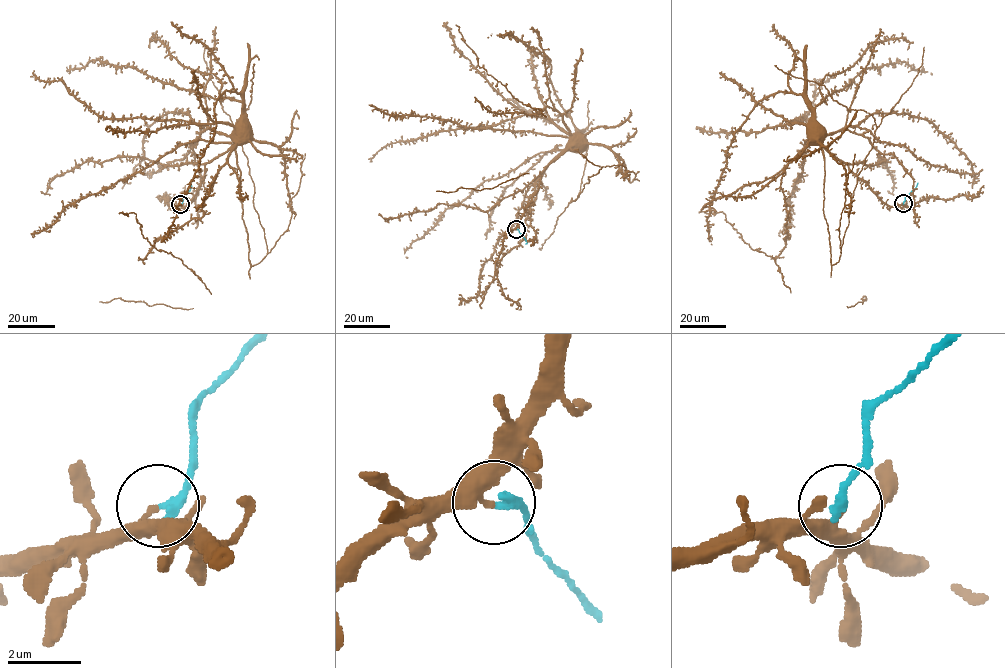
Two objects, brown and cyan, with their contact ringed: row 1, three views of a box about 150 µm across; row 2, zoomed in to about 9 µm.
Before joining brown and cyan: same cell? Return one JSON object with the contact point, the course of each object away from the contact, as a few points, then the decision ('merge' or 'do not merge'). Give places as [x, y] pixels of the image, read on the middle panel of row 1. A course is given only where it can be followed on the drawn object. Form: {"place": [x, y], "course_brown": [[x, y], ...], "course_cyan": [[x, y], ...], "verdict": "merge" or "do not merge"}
{"place": [516, 229], "course_brown": [[516, 229], [537, 190], [540, 173], [569, 148], [573, 149], [575, 139]], "course_cyan": [[516, 229], [525, 239], [525, 244]], "verdict": "do not merge"}

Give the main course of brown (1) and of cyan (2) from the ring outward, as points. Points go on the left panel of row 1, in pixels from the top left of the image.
1: (180, 204), (186, 207), (191, 201), (202, 182), (205, 165), (238, 140), (240, 129)
2: (180, 204), (190, 190), (189, 183)

